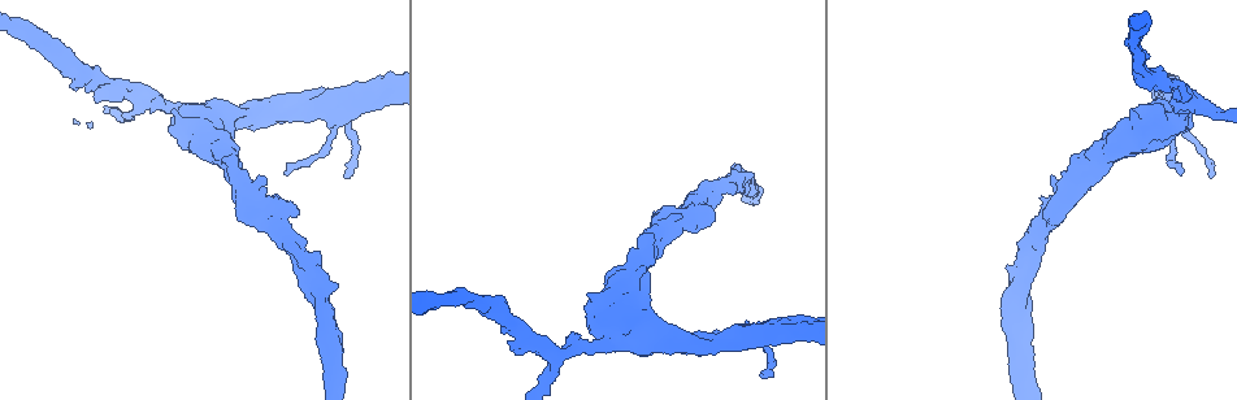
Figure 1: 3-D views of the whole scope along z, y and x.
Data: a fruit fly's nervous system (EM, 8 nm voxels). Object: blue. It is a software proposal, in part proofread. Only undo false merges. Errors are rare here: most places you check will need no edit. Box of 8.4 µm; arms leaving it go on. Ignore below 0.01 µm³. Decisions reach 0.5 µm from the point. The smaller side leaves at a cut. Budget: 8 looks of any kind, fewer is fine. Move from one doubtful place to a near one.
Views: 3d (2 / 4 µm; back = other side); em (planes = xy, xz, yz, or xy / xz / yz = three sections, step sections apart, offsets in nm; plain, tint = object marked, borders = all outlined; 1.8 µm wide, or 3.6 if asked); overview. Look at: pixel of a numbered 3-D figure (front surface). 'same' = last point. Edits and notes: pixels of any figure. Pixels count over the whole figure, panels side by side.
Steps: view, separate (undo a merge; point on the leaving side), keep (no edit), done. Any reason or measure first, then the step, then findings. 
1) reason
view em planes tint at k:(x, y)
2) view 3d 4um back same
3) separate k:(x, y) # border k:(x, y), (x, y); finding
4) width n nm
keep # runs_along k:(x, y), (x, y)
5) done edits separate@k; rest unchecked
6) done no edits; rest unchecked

view 3d 4um at 1:(744, 335)

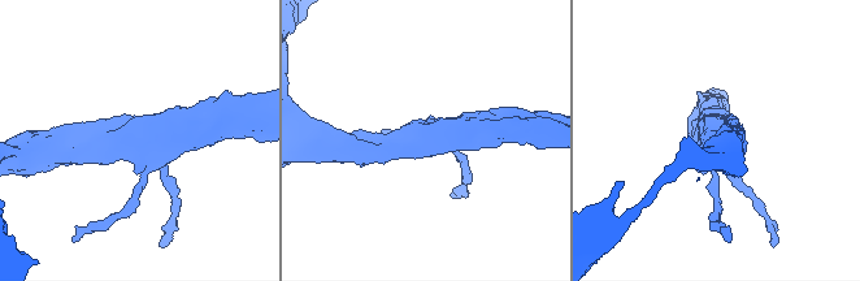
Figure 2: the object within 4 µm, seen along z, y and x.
arms 4; now the EM
view em yz step 16 plain at 2:(424, 138)

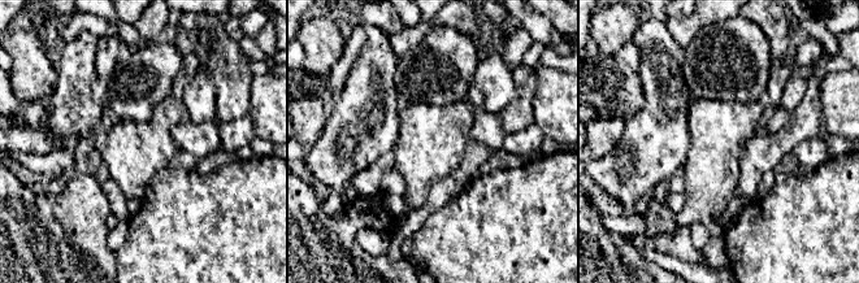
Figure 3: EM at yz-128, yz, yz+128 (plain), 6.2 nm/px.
view em yz step 16 tint same

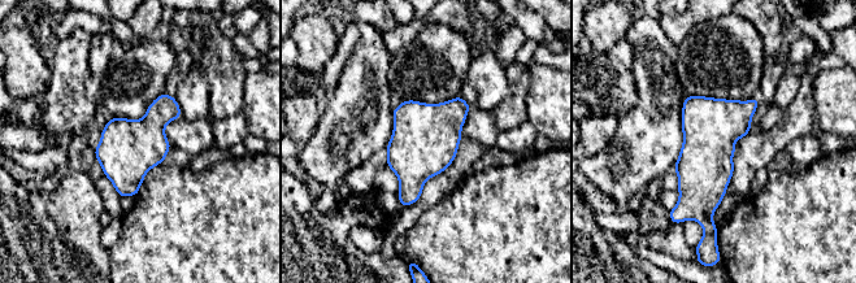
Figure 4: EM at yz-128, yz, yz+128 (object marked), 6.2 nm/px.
keep # continuous, no second cell

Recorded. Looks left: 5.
view em planes tint at 1:(1050, 213)

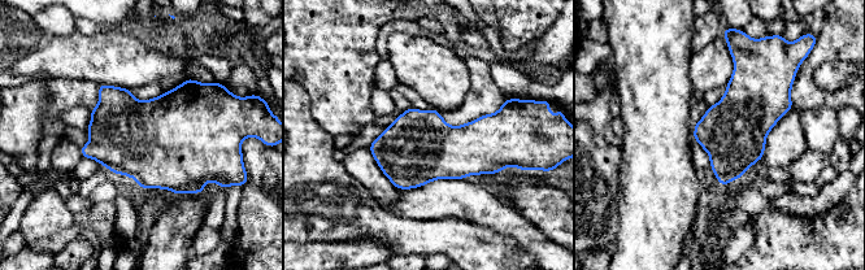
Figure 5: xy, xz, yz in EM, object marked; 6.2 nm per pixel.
keep # continuous, no second cell

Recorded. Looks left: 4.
sudden change in width
view em 3.6um planes plain at 1:(210, 145)

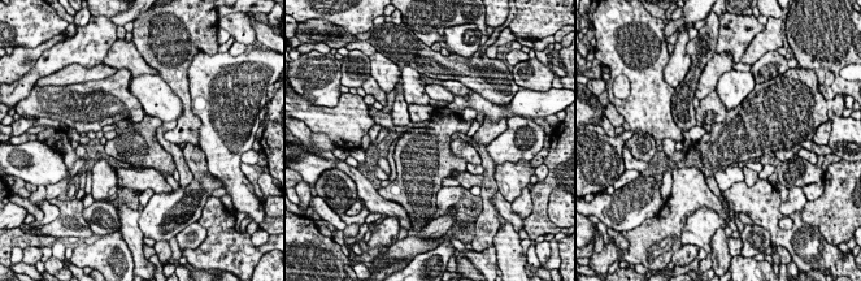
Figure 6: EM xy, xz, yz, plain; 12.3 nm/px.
view em 3.6um planes tint same

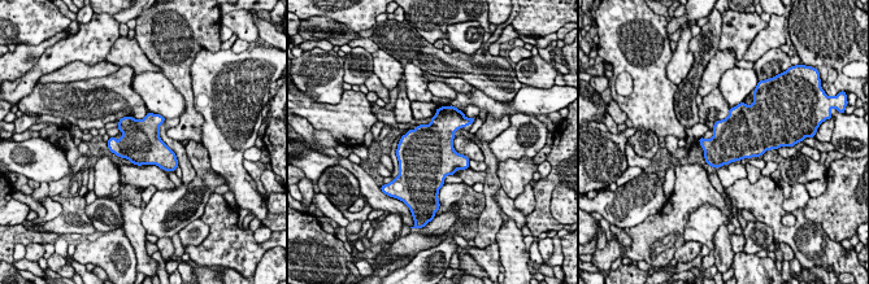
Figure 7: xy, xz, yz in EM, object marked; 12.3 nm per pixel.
keep # continuous, no second cell

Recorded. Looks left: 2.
done no edits; rest unchecked

